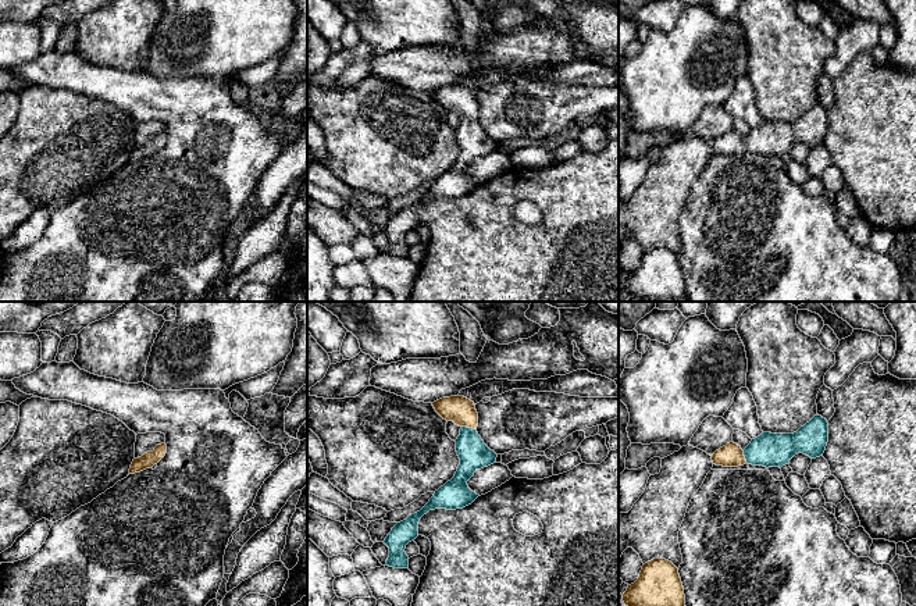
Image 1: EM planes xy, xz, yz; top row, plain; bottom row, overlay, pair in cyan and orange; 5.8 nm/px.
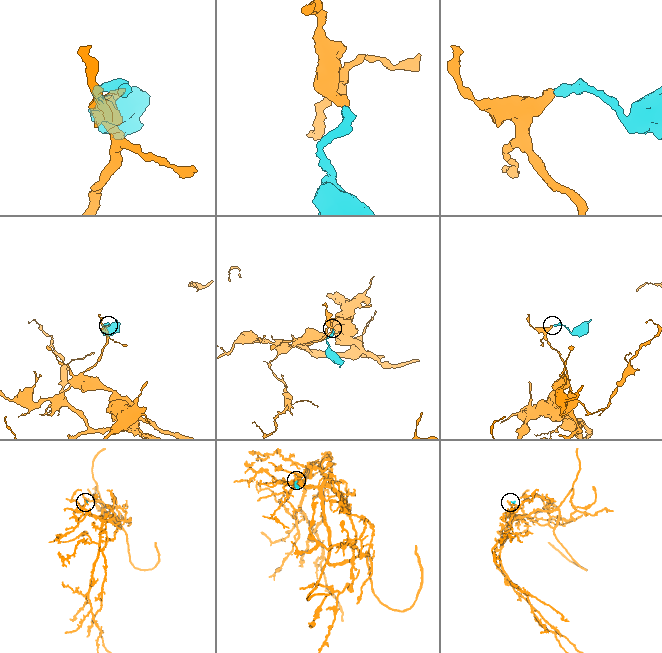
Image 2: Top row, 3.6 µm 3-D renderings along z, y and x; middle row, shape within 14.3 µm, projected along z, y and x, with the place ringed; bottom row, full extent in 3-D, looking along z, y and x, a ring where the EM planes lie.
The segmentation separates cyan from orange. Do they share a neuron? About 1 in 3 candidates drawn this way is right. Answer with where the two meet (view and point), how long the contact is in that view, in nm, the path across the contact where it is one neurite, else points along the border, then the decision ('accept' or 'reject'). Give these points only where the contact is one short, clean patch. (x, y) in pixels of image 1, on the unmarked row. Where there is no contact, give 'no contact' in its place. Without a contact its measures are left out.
contact xz (469, 117); length 90 nm; way xz (474, 143), (469, 134), (469, 117), (469, 109), (460, 99); accept

